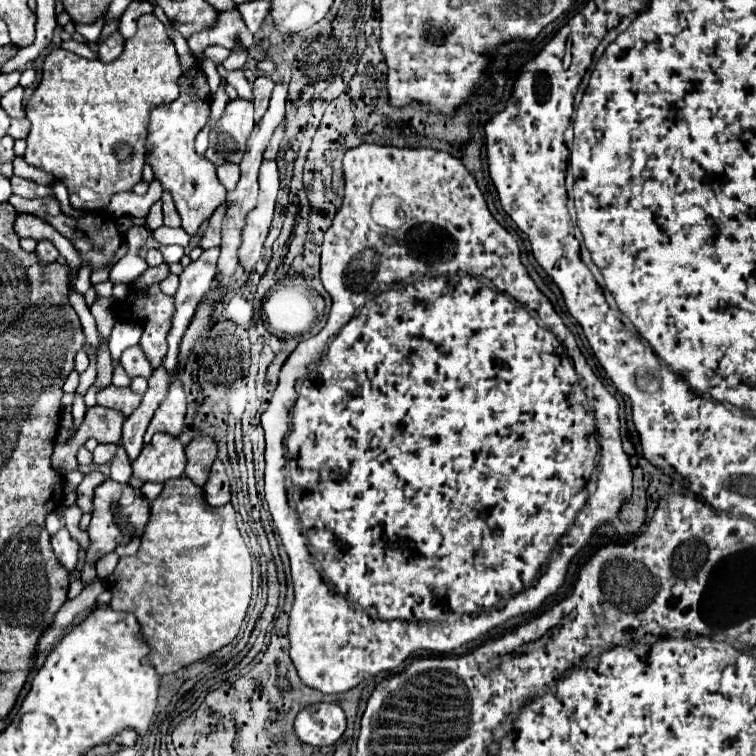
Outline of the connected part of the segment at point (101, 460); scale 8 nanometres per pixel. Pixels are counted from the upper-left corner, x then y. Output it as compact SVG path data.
M98 444L96 450L92 452L94 454L94 464L106 464L114 458L118 450L118 444Z

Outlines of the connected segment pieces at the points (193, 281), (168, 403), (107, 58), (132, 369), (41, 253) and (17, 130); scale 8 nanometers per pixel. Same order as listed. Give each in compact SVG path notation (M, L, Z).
M218 248L206 250L198 260L190 262L186 270L180 274L180 286L176 292L176 312L172 318L172 332L168 334L168 356L162 364L166 368L176 366L176 344L180 344L180 336L184 334L184 328L190 324L200 298L212 286L212 280L216 276L218 254Z
M176 376L176 380L172 380L172 388L168 392L168 398L164 400L164 404L160 404L160 408L156 410L144 442L148 444L148 440L156 434L156 432L164 432L170 436L180 436L182 434L182 426L184 426L184 414L186 414L186 396L182 390L182 382Z
M120 34L108 36L104 42L100 42L100 60L102 62L112 62L122 54L124 48L124 38Z
M132 346L132 348L124 350L122 358L120 358L120 364L124 366L124 370L130 378L142 376L142 378L148 380L152 376L152 366L148 364L144 352L140 352L140 346Z
M41 240L36 246L36 256L42 264L50 264L50 262L56 262L58 258L58 250L49 240Z
M12 118L12 124L10 124L10 128L8 128L8 134L10 134L12 138L26 138L28 132L30 132L30 120L28 120L28 118L22 118L22 120Z

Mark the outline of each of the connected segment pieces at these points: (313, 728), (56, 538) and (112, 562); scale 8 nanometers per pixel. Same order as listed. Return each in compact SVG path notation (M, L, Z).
M312 704L294 720L298 738L310 746L330 746L346 730L346 716L338 704Z
M62 528L58 534L52 536L52 548L54 548L54 554L58 558L58 562L68 570L68 572L74 572L76 568L76 556L78 556L78 544L76 540L72 540L68 536L68 530Z
M112 552L112 554L104 554L104 556L96 562L98 578L100 578L100 580L106 580L106 578L112 574L112 570L116 568L116 564L118 564L118 554L116 554L116 552Z

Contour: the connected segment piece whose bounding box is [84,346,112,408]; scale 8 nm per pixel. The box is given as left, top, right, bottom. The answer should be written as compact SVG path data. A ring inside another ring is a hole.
M102 346L98 350L98 362L96 362L96 382L88 388L84 400L86 400L86 408L90 408L92 404L96 404L96 396L100 390L104 390L108 384L112 382L112 364L110 364L110 354L108 348Z

